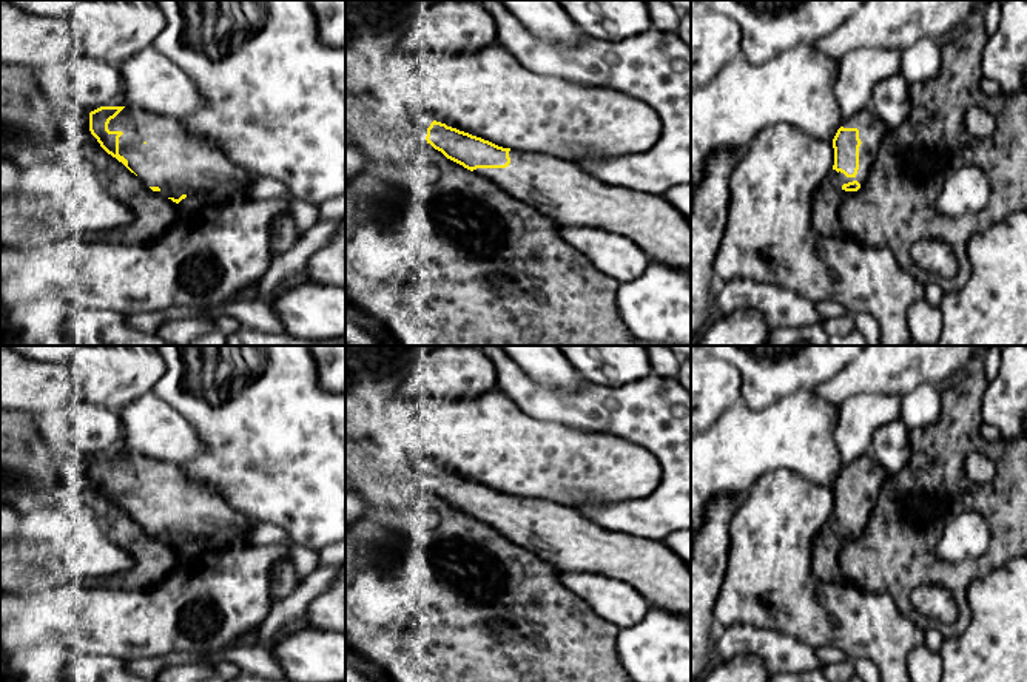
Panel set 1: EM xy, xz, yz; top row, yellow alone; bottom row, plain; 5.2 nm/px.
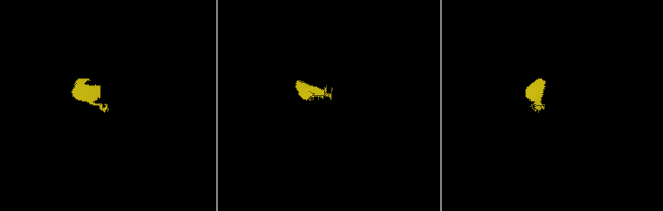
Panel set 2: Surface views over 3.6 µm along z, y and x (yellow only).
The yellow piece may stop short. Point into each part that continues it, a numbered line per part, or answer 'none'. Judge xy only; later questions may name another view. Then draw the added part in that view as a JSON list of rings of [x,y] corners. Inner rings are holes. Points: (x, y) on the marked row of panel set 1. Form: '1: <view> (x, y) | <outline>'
1: xy (175, 159) | [[[125,106],[108,123],[109,131],[122,131],[119,154],[146,187],[159,187],[160,194],[179,199],[200,193],[210,204],[244,199],[245,188],[254,174],[234,164],[210,137],[197,137],[182,119],[148,113],[137,106]]]

